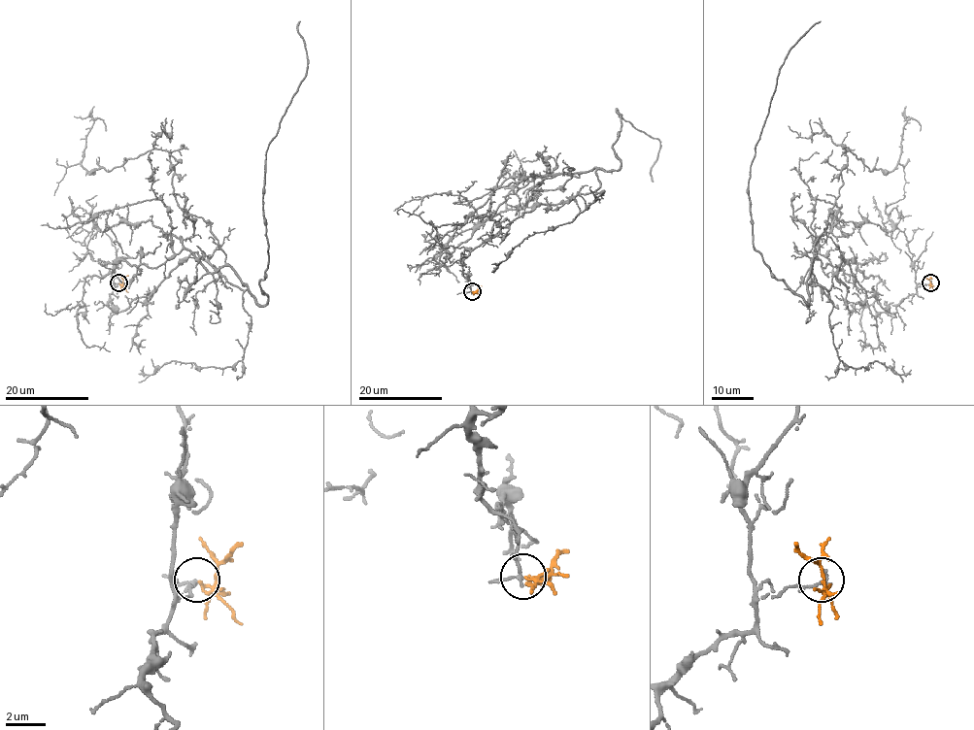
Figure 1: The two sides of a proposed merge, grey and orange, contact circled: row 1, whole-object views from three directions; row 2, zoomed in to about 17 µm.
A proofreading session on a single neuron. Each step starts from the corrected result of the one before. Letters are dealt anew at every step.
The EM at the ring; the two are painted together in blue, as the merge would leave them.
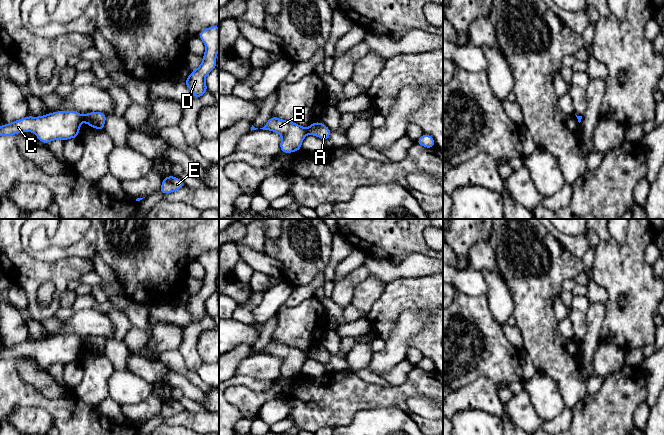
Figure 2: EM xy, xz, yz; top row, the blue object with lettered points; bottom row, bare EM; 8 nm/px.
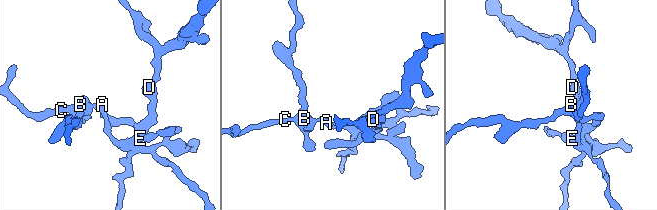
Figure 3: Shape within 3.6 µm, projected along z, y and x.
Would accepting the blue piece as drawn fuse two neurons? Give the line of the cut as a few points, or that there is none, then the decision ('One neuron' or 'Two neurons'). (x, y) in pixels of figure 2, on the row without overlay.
Split along xz (306, 353), (308, 357). Two neurons

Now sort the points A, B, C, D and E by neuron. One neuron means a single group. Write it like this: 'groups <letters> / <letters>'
groups A D E / B C

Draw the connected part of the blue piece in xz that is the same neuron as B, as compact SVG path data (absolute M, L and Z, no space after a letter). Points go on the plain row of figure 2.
M271 340L266 349L260 353L270 354L280 358L282 360L280 373L281 376L284 377L291 377L300 374L302 366L308 358L305 351L274 340Z

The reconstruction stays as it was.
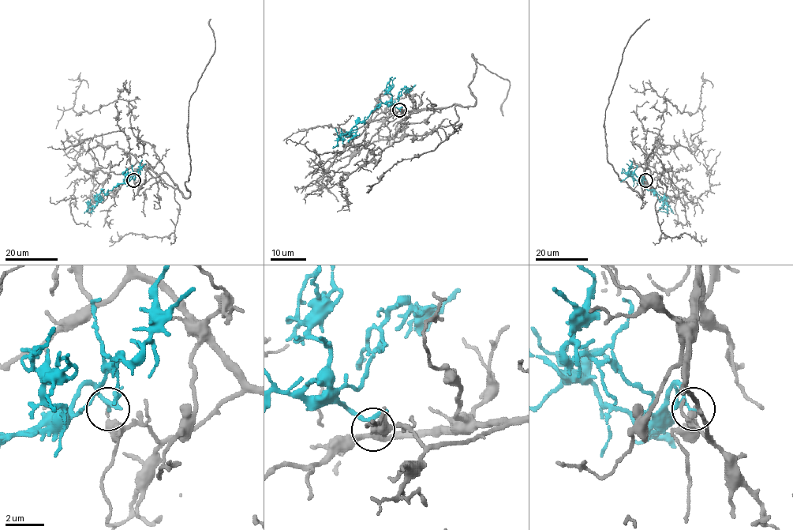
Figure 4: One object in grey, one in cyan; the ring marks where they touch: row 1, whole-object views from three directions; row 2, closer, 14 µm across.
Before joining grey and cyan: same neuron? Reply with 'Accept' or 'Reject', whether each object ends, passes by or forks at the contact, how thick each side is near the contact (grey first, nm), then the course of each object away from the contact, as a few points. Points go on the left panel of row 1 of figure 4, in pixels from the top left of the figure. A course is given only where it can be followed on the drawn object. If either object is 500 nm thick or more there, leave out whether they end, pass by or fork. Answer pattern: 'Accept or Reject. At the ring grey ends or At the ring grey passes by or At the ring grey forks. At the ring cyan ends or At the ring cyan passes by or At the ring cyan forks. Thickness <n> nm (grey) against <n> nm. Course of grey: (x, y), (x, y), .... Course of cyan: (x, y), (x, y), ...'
Reject. At the ring grey ends. At the ring cyan forks. Thickness 160 nm (grey) against 140 nm. Course of grey: (134, 179), (142, 184), (166, 173), (188, 197), (185, 183), (190, 171), (188, 100), (213, 54), (211, 18). Course of cyan: (134, 179), (130, 176), (105, 193), (102, 191), (102, 200), (97, 201), (91, 208), (89, 204), (84, 213)

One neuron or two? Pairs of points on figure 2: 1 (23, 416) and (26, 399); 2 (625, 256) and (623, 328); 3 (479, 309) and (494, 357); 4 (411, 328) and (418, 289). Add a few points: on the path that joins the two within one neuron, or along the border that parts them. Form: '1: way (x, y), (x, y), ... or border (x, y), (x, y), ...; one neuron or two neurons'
1: border (17, 407), (36, 406), (48, 412); two neurons
2: way (629, 274), (634, 279), (634, 310); one neuron
3: way (479, 321), (480, 326), (489, 336), (489, 345); one neuron
4: border (432, 314), (423, 310), (405, 309), (396, 323); two neurons

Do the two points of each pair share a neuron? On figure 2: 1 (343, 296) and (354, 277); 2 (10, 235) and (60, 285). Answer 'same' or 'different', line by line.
1: same
2: same

